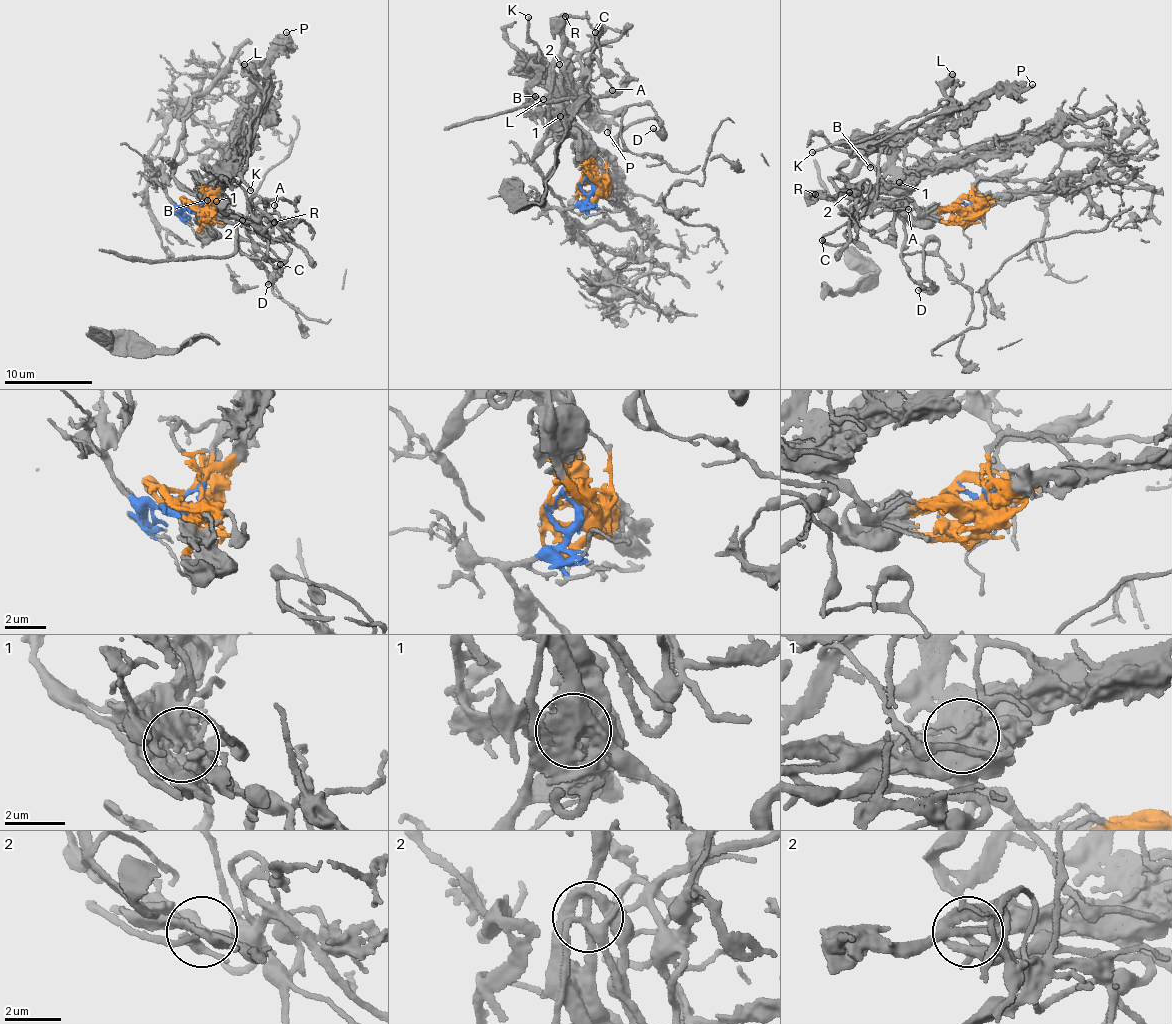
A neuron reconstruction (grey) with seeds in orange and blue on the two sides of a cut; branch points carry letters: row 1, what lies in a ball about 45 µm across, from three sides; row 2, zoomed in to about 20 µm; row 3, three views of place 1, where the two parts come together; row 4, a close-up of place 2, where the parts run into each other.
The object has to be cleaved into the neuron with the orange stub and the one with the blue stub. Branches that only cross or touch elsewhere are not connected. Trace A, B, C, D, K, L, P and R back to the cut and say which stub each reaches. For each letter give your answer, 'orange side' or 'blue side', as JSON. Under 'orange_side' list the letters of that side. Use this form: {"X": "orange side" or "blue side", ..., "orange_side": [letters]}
{"A": "orange side", "B": "orange side", "C": "orange side", "D": "orange side", "K": "orange side", "L": "orange side", "P": "orange side", "R": "orange side", "orange_side": ["A", "B", "C", "D", "K", "L", "P", "R"]}

